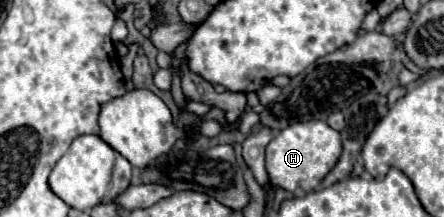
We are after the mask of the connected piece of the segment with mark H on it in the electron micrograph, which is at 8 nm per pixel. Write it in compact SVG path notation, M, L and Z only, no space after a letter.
M322 120L298 122L278 132L268 144L266 170L270 174L272 186L280 186L290 192L302 186L306 192L312 192L318 188L324 176L334 168L340 154L342 154L342 142L340 142L340 134L334 128L330 128Z

